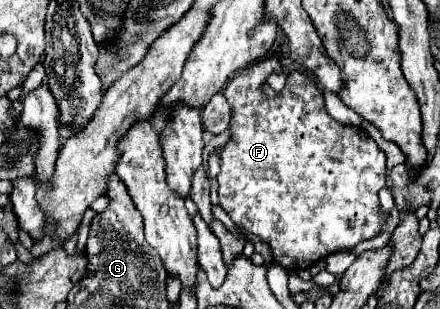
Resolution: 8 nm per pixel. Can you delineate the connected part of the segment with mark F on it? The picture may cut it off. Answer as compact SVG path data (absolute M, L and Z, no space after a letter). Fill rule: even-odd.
M275 57L265 59L261 63L255 63L247 69L243 69L243 71L239 71L223 91L223 95L227 97L233 113L231 113L231 139L219 149L219 155L221 155L221 171L219 171L219 177L217 177L217 181L219 181L219 205L229 213L233 223L241 225L243 229L255 233L261 241L269 243L269 247L273 251L273 259L275 259L277 265L281 265L289 271L299 271L299 269L307 269L307 267L315 265L325 255L331 255L331 253L337 253L337 251L349 251L357 243L361 243L365 239L371 239L373 235L377 235L381 231L381 227L385 223L385 217L379 215L379 191L385 187L385 153L377 147L377 143L361 127L347 127L347 125L337 123L333 117L329 117L329 113L325 111L325 105L323 105L321 89L315 85L315 81L311 81L303 73L297 73L297 71L289 73L285 89L275 99L269 99L261 91L261 85L265 83L265 79L271 73L279 73L279 71L281 71L279 59L275 59Z

